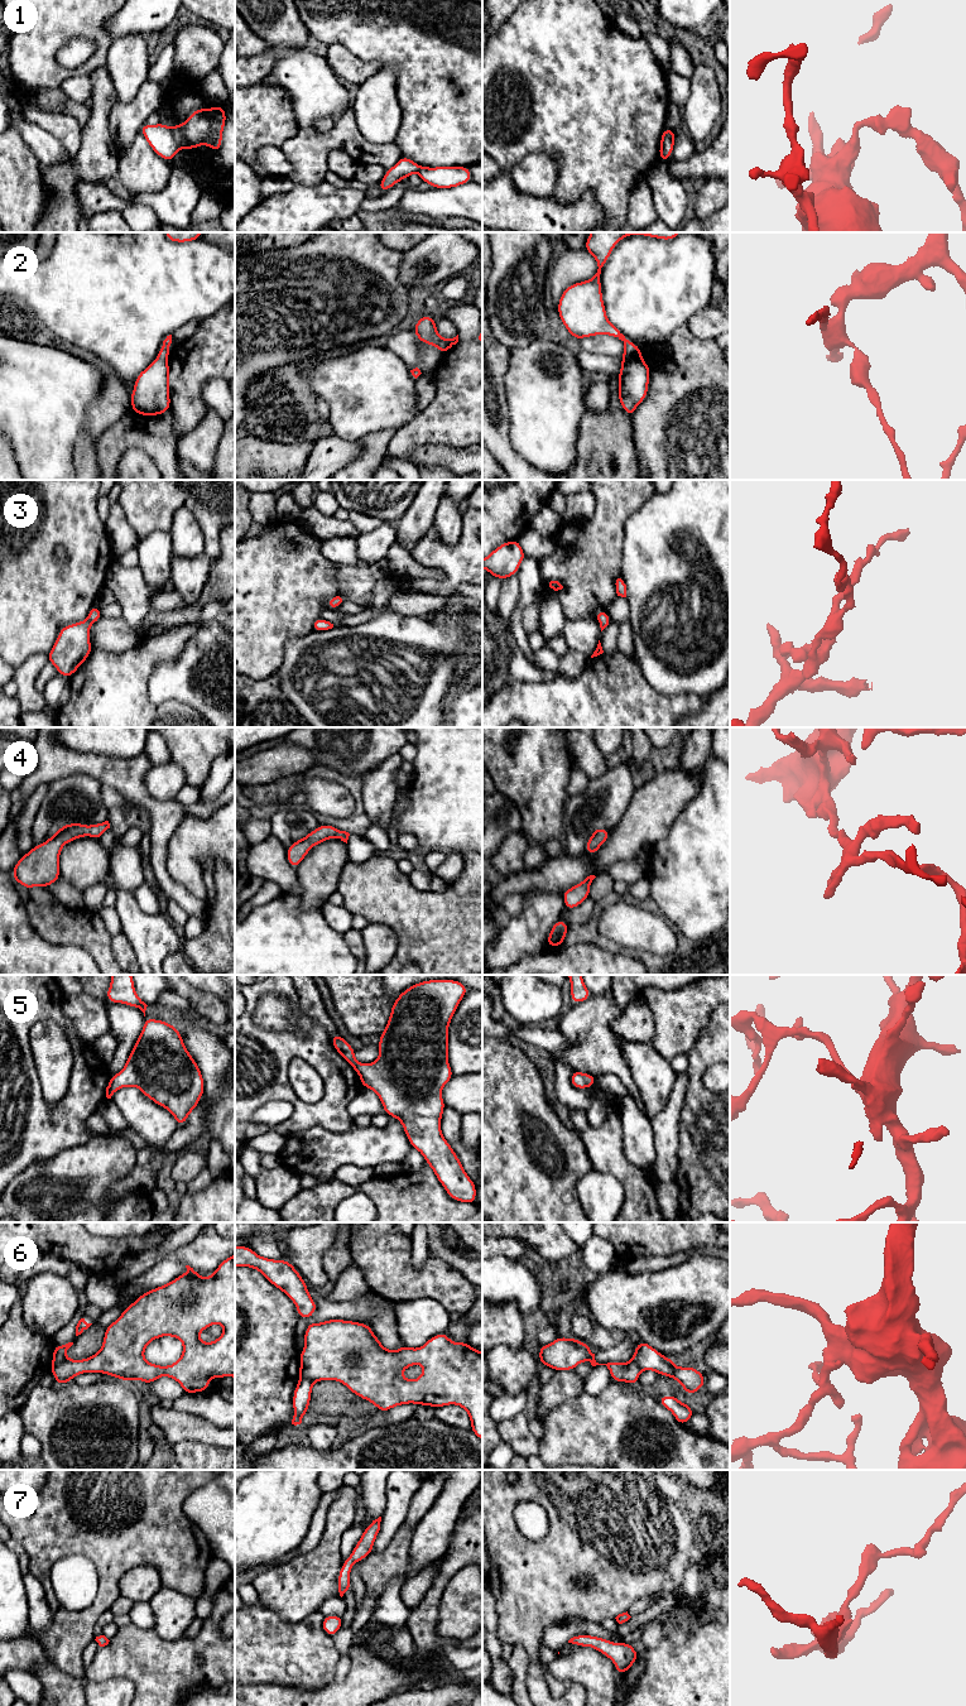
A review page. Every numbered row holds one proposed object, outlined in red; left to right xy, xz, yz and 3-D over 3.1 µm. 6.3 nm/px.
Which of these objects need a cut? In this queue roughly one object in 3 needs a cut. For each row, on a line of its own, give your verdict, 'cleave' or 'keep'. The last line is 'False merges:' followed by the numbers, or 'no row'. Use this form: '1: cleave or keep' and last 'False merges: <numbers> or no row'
1: cleave
2: keep
3: keep
4: keep
5: keep
6: cleave
7: keep
False merges: 1, 6

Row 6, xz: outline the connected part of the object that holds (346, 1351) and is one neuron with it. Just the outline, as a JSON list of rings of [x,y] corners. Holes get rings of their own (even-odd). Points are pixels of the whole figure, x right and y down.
[[[335,1318],[308,1325],[299,1360],[299,1378],[313,1383],[340,1381],[380,1412],[409,1403],[433,1408],[457,1404],[468,1413],[470,1429],[482,1441],[482,1351],[468,1342],[452,1342],[446,1332],[432,1336],[422,1347],[402,1345],[393,1351],[381,1345],[366,1323]],[[415,1364],[423,1366],[423,1374],[414,1380],[405,1379],[403,1370]]]

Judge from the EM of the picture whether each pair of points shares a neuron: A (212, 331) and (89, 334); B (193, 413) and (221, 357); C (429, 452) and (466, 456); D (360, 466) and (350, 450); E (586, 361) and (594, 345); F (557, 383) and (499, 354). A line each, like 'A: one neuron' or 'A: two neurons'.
A: two neurons
B: one neuron
C: one neuron
D: two neurons
E: two neurons
F: two neurons

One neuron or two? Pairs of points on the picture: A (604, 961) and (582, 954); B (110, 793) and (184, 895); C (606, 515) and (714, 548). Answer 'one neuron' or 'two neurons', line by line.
A: one neuron
B: two neurons
C: two neurons

